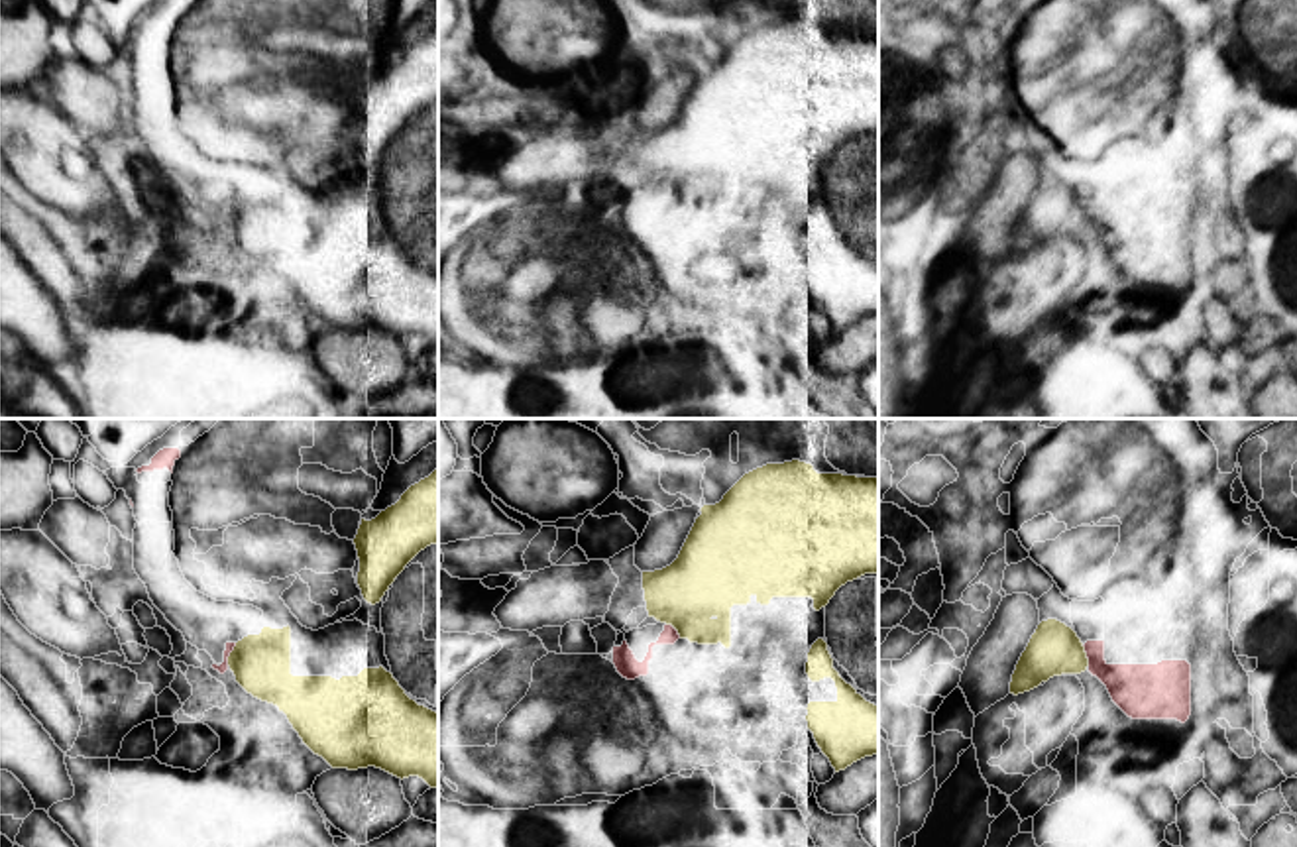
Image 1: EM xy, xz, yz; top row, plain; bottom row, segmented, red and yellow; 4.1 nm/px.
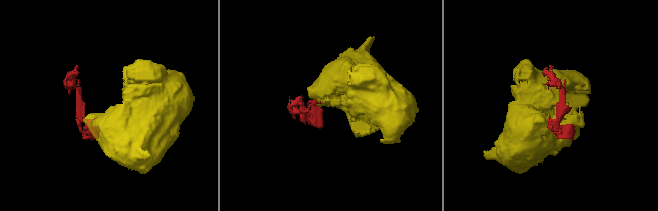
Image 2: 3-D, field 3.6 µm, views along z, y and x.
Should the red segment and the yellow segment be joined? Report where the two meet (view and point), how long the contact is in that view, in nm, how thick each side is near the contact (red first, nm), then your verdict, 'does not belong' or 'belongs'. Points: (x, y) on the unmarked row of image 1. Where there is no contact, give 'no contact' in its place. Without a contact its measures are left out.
xy (228, 215) | 100 nm | 40/240 nm | does not belong

